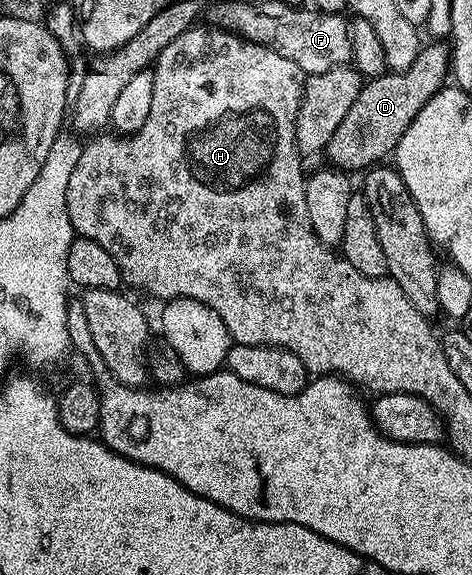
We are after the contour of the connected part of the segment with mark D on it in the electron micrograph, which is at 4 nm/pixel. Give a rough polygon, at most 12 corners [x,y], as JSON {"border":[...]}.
{"border":[[450,49],[363,84],[324,150],[331,166],[385,162],[447,84]]}

